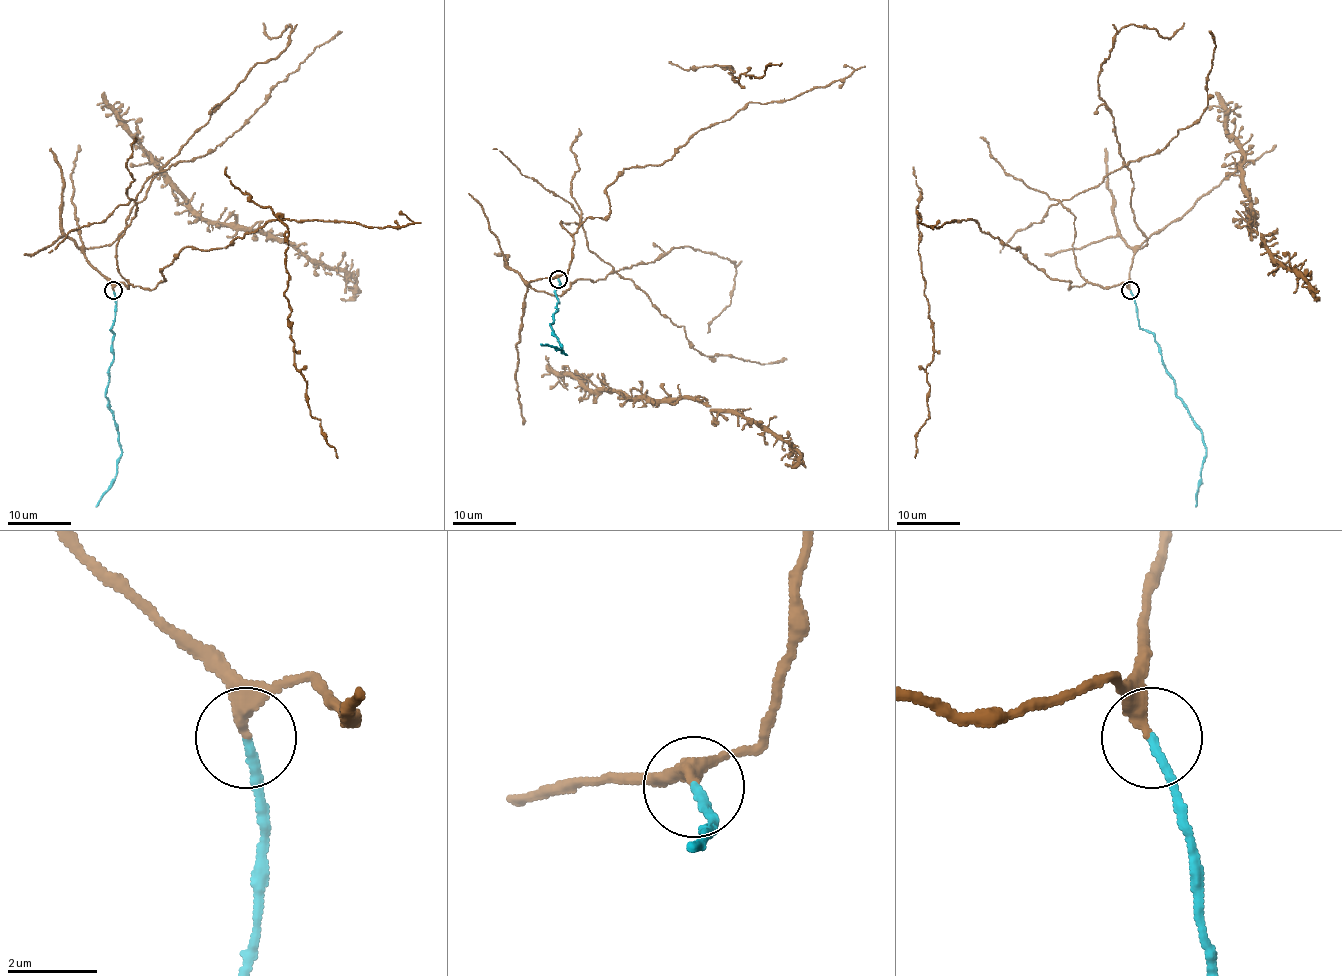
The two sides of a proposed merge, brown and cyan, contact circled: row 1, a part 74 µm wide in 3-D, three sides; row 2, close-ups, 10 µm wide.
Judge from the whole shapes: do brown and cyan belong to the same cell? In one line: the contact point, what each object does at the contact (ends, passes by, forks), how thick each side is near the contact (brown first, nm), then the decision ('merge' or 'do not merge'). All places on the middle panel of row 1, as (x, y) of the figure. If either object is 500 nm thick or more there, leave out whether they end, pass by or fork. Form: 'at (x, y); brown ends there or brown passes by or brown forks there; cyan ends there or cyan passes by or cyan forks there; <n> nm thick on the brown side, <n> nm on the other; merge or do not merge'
at (558, 279); brown ends there; cyan ends there; 360 nm thick on the brown side, 190 nm on the other; merge

